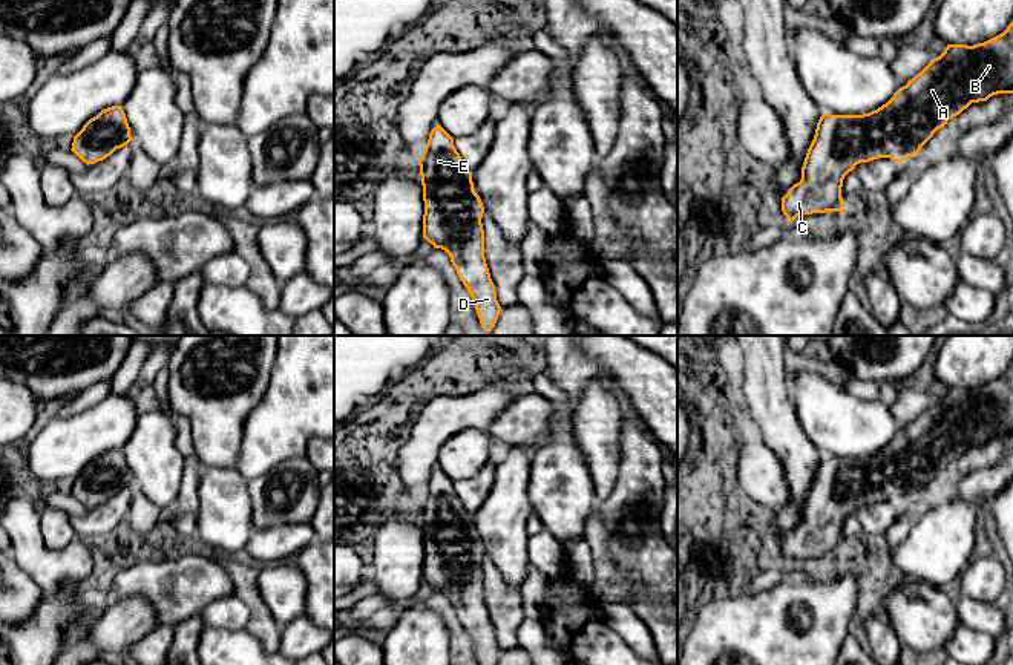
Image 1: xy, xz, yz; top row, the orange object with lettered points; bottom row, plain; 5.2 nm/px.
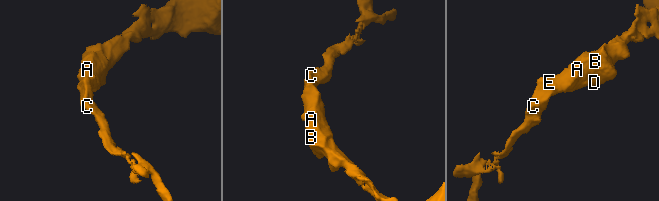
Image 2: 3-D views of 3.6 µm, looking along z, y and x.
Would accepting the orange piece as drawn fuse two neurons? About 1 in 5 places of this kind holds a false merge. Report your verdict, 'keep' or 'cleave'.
keep

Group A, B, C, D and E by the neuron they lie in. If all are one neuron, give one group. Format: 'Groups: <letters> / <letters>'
Groups: A B C D E

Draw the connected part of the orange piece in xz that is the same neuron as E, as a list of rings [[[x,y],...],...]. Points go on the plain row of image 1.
[[[437,467],[418,503],[423,529],[423,581],[444,593],[467,631],[480,665],[497,665],[501,650],[484,601],[483,545],[454,481]]]

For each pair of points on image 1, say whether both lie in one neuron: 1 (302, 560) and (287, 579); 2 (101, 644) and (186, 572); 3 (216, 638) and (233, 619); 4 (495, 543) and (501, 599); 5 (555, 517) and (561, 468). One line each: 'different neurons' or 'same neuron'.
1: different neurons
2: same neuron
3: different neurons
4: different neurons
5: same neuron

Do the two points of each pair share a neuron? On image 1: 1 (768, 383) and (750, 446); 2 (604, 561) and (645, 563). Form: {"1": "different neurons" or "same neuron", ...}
{"1": "different neurons", "2": "different neurons"}

